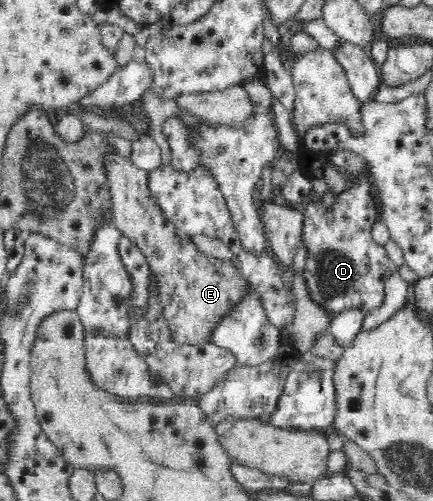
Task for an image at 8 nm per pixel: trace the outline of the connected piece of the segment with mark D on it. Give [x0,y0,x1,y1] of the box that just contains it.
[302,179,399,313]

